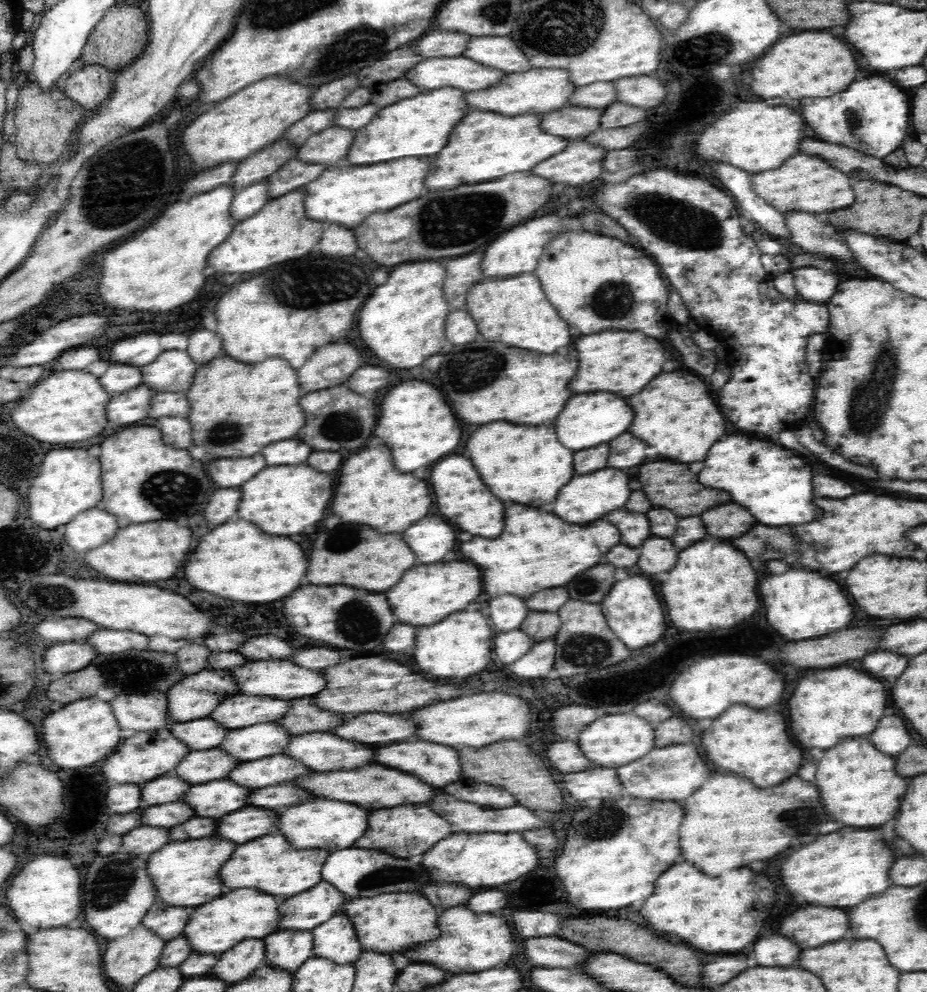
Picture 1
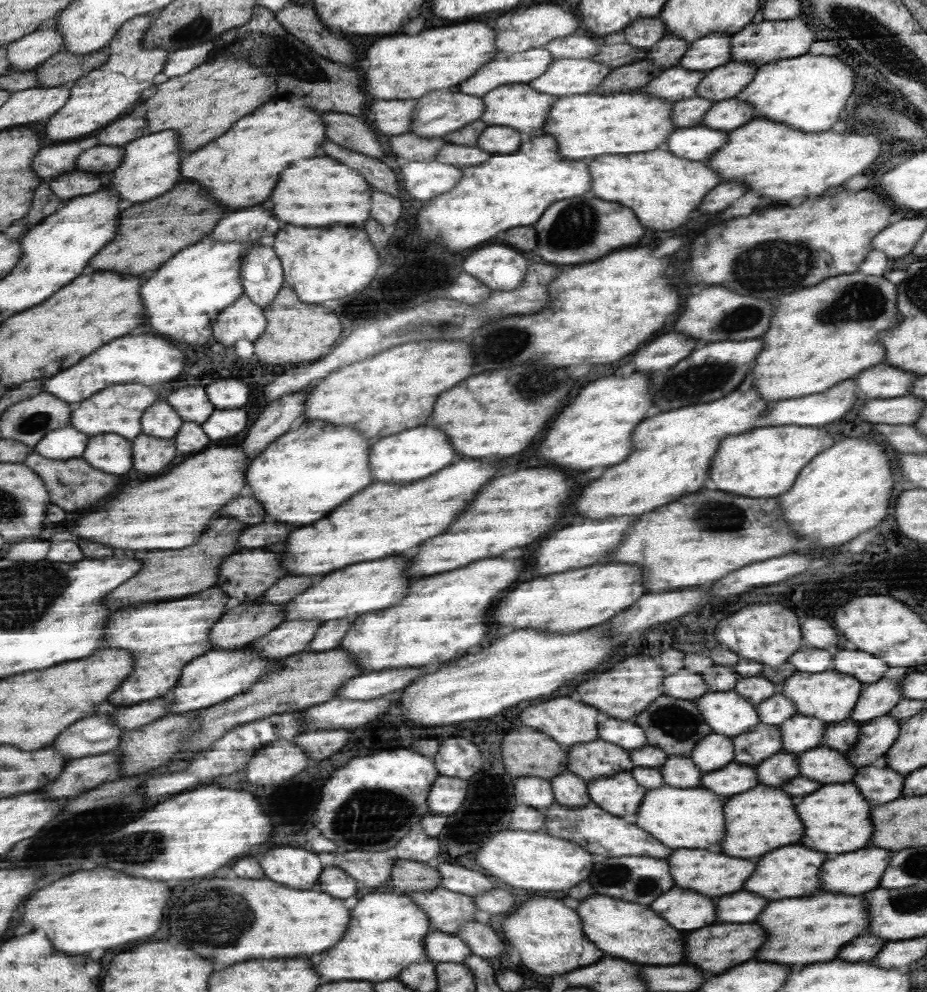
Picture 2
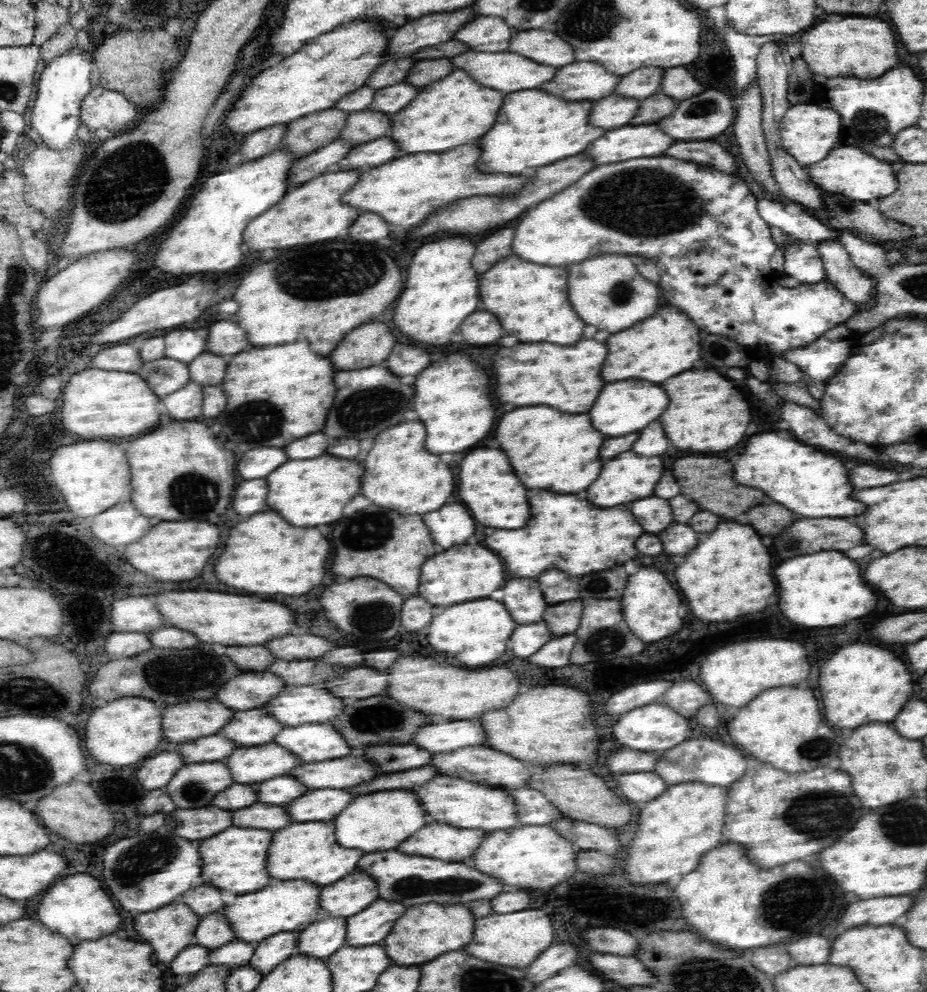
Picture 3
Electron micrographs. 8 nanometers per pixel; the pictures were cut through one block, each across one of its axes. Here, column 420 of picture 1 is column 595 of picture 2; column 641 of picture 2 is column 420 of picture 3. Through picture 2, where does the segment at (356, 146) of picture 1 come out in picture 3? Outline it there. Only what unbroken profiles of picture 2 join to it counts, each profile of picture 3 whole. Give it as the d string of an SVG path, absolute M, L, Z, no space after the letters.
M456 68L444 80L425 86L406 108L402 108L402 112L392 116L392 140L400 152L446 152L460 144L478 140L478 136L490 128L490 120L494 120L494 112L498 112L498 104L502 104L502 94L474 84L474 80L462 76L460 70Z

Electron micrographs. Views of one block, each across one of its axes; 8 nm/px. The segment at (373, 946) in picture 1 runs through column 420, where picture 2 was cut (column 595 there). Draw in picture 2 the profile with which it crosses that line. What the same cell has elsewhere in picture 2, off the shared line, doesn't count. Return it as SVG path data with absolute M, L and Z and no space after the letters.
M594 894L578 906L578 914L586 924L586 936L590 936L590 940L610 956L654 966L685 964L684 934L672 928L648 906Z

